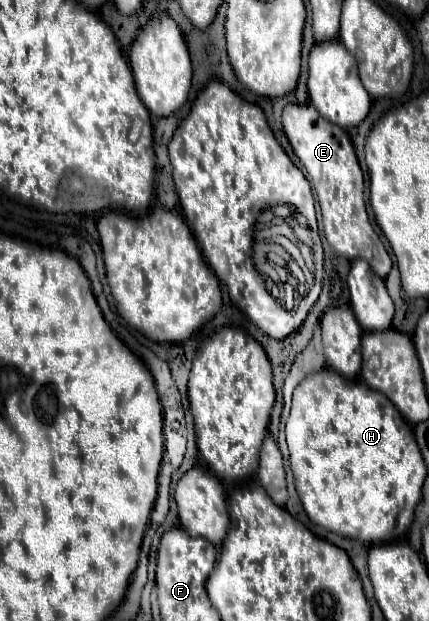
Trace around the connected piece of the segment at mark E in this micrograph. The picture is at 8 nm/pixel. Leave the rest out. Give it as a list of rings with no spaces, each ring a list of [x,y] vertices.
[[[300,103],[284,107],[282,125],[296,157],[304,165],[318,195],[326,241],[340,257],[346,257],[350,261],[358,257],[366,259],[374,273],[384,279],[390,273],[392,259],[368,219],[364,203],[364,175],[348,133],[342,131],[342,127],[334,127],[334,123],[322,119],[322,115],[318,115],[312,105]]]

